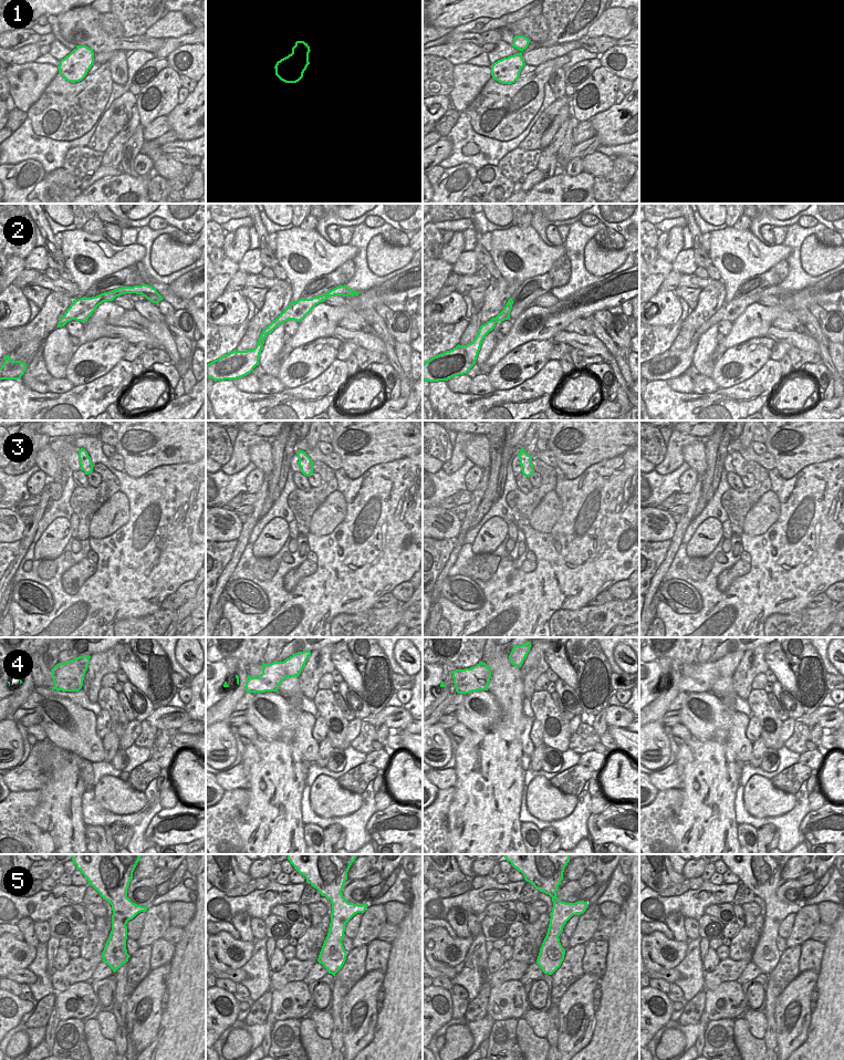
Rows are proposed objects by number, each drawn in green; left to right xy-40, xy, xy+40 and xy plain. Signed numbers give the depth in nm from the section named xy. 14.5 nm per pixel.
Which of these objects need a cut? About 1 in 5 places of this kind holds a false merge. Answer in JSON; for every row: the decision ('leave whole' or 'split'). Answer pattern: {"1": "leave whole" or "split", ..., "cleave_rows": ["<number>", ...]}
{"1": "leave whole", "2": "leave whole", "3": "leave whole", "4": "leave whole", "5": "leave whole", "cleave_rows": []}

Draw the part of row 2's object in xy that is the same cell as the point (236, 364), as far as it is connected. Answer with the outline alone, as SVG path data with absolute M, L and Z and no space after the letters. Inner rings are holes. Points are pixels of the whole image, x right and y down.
M344 284L311 299L299 299L296 302L293 302L291 299L288 308L261 332L254 349L247 351L233 350L208 363L206 365L206 377L212 378L215 382L225 380L231 381L250 374L253 368L259 365L260 353L267 335L280 324L289 320L294 320L296 322L302 321L316 304L324 302L330 297L358 295L360 293L361 292L348 289Z

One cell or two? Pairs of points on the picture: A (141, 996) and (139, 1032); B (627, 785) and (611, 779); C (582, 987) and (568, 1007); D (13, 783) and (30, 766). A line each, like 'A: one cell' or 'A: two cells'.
A: one cell
B: one cell
C: one cell
D: one cell

